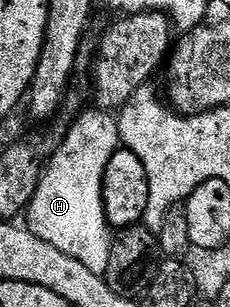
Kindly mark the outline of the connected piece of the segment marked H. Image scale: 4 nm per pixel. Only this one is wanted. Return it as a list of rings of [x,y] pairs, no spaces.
[[[103,109],[86,110],[79,112],[81,115],[77,117],[76,124],[72,123],[69,126],[61,147],[47,161],[37,191],[27,206],[26,226],[29,231],[42,237],[42,241],[54,245],[54,249],[62,249],[66,257],[74,257],[74,261],[82,261],[82,265],[86,265],[90,273],[107,276],[114,235],[104,212],[104,174],[110,157],[114,157],[114,153],[122,147],[120,125],[115,114]]]

